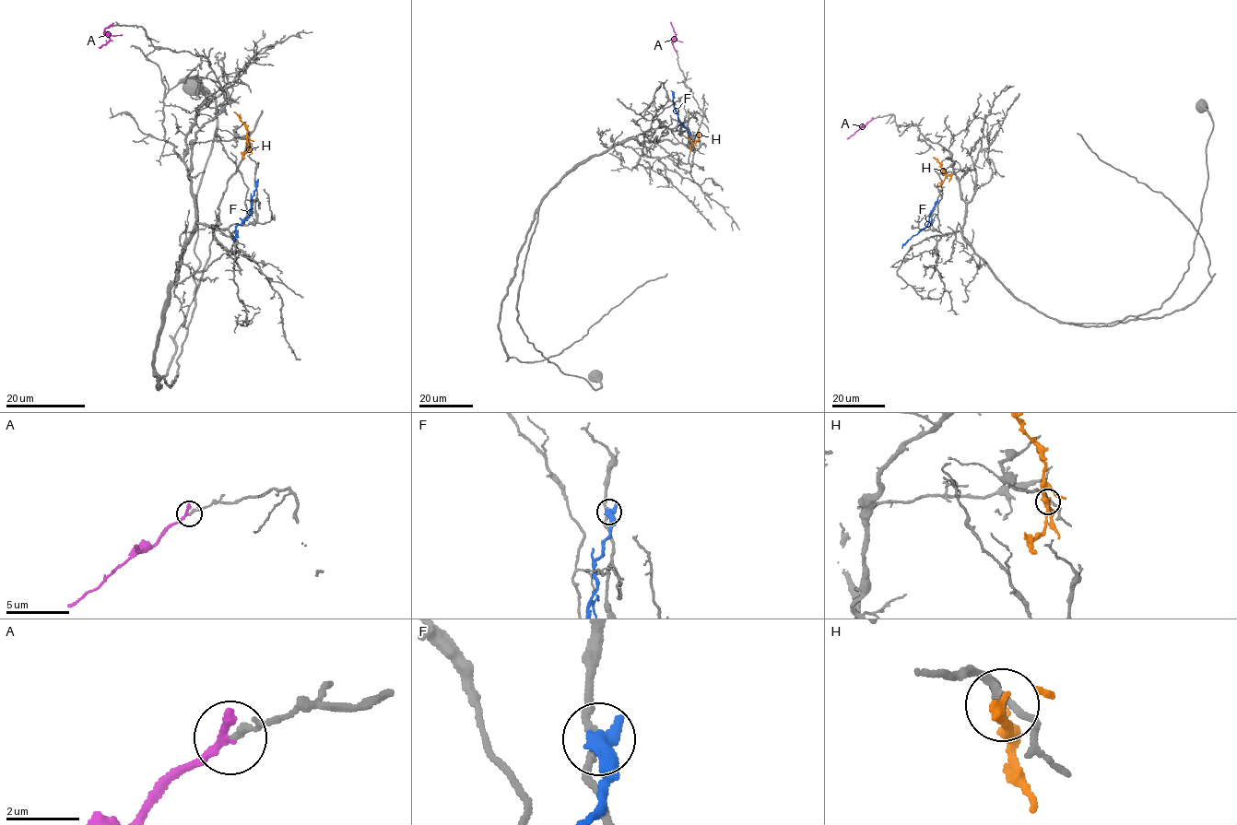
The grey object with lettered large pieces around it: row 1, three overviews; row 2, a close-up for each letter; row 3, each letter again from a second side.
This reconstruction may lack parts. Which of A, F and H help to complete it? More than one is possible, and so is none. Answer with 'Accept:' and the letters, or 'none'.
Accept: none

